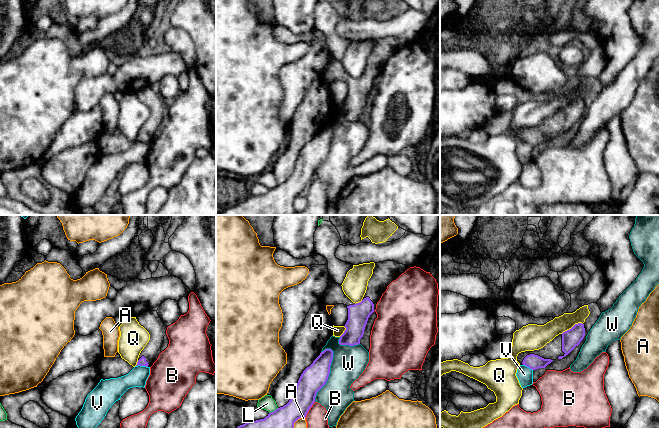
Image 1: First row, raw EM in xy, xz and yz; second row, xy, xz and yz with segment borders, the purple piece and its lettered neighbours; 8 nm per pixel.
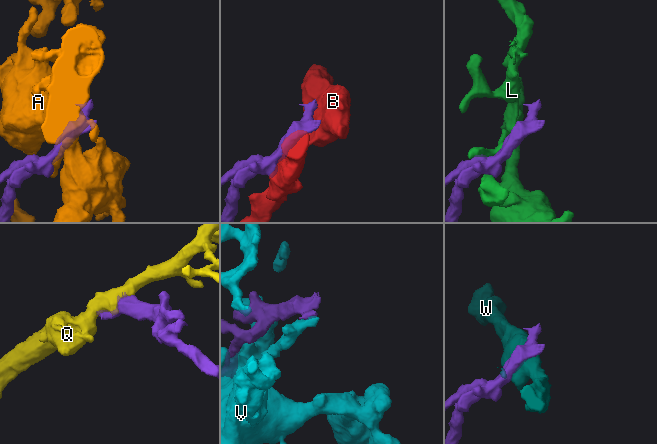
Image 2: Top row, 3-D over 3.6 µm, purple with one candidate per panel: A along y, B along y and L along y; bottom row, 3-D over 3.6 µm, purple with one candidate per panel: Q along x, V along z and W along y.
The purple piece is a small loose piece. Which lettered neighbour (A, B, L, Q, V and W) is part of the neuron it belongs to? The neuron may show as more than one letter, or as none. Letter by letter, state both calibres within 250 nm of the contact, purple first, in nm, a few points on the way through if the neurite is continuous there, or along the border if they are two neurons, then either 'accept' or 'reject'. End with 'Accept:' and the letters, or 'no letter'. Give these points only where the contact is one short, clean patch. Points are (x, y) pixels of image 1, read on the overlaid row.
A: calibres 180 and 80 nm; reject
B: calibres 200 and 160 nm; reject
L: calibres 180 and 120 nm; border xz (277, 407), (269, 413); reject
Q: calibres 150 and 160 nm; reject
V: calibres 70 and 160 nm; reject
W: calibres 200 and 260 nm; reject
Accept: no letter

